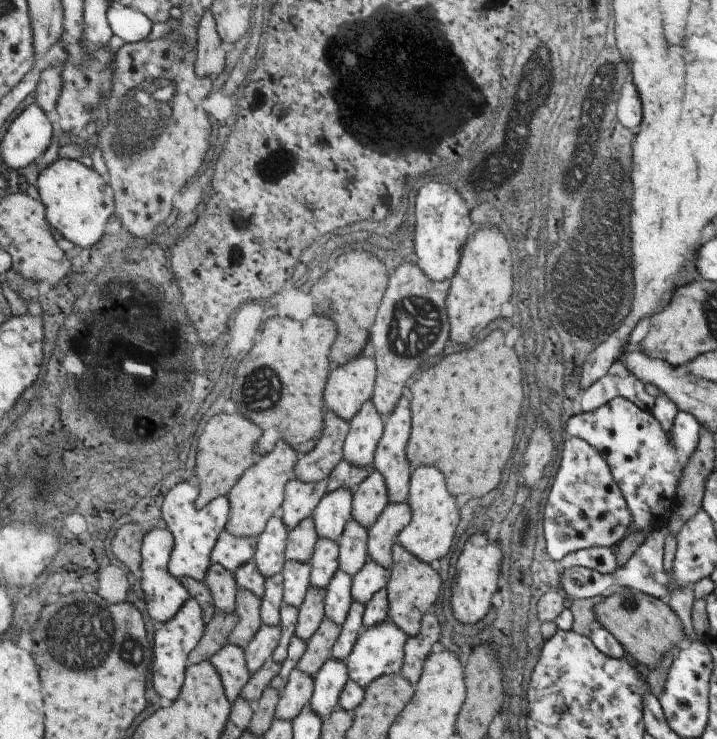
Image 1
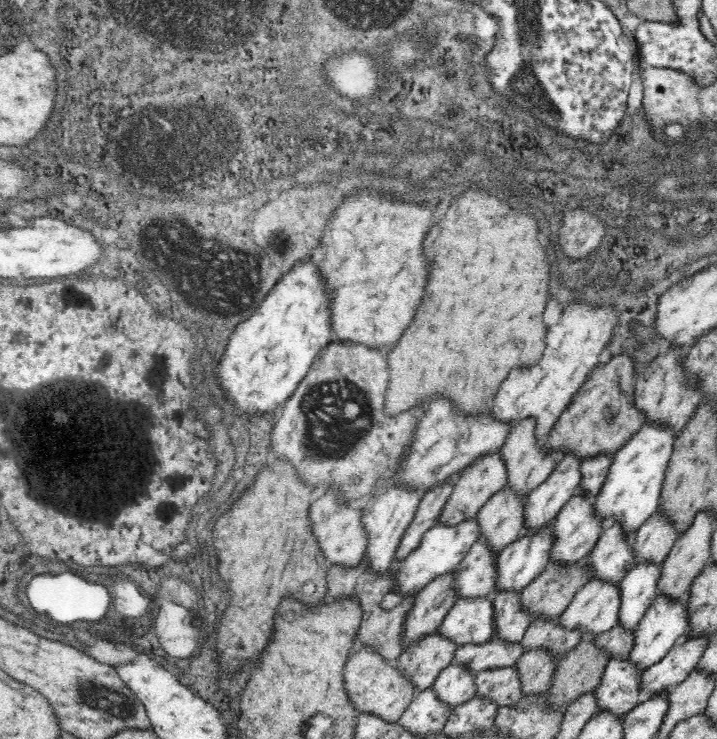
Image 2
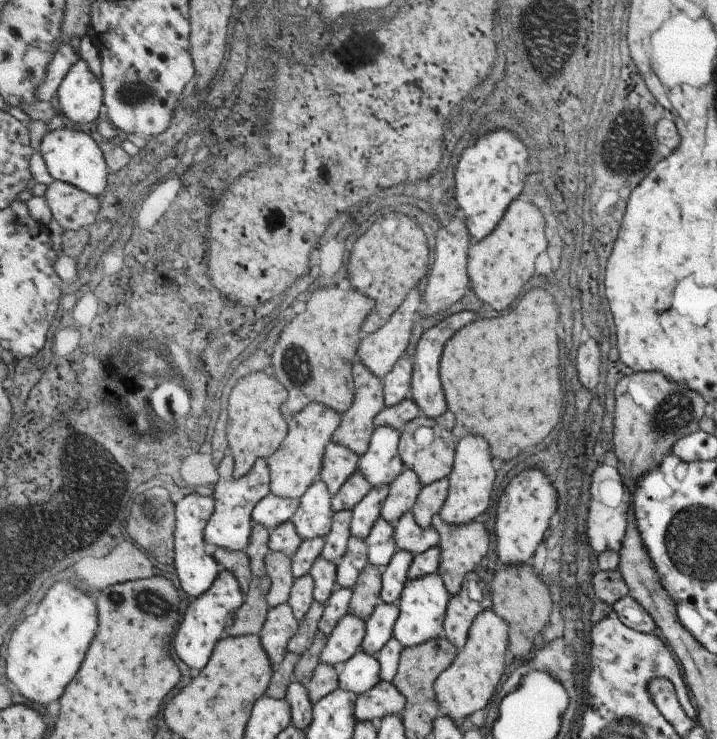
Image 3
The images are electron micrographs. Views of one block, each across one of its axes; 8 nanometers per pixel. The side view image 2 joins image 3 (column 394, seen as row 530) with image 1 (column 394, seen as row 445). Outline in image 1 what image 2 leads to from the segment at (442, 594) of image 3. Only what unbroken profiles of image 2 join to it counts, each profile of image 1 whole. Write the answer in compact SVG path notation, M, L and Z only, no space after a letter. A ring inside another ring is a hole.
M383 622L383 624L375 626L375 628L369 628L367 632L363 632L359 636L351 656L345 662L349 678L353 682L357 682L363 690L367 690L379 678L391 676L391 674L399 674L399 670L403 670L405 644L407 644L407 636L399 628L395 628L395 624L391 624L391 622Z

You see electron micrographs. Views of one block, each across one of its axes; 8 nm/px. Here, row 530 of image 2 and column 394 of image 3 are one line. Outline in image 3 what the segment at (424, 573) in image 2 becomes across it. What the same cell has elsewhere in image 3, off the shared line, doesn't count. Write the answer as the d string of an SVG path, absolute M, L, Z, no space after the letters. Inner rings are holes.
M381 426L375 430L371 450L361 456L359 472L363 472L375 488L389 486L405 468L399 458L399 438L401 432L397 428Z

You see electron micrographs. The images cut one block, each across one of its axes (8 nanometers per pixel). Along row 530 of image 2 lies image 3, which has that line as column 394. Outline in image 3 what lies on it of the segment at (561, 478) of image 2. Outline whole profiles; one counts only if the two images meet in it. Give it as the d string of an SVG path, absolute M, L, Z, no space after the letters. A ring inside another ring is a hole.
M405 512L395 524L395 544L399 550L407 550L409 554L417 556L423 554L425 550L433 548L439 544L439 534L435 528L421 528L411 512Z

